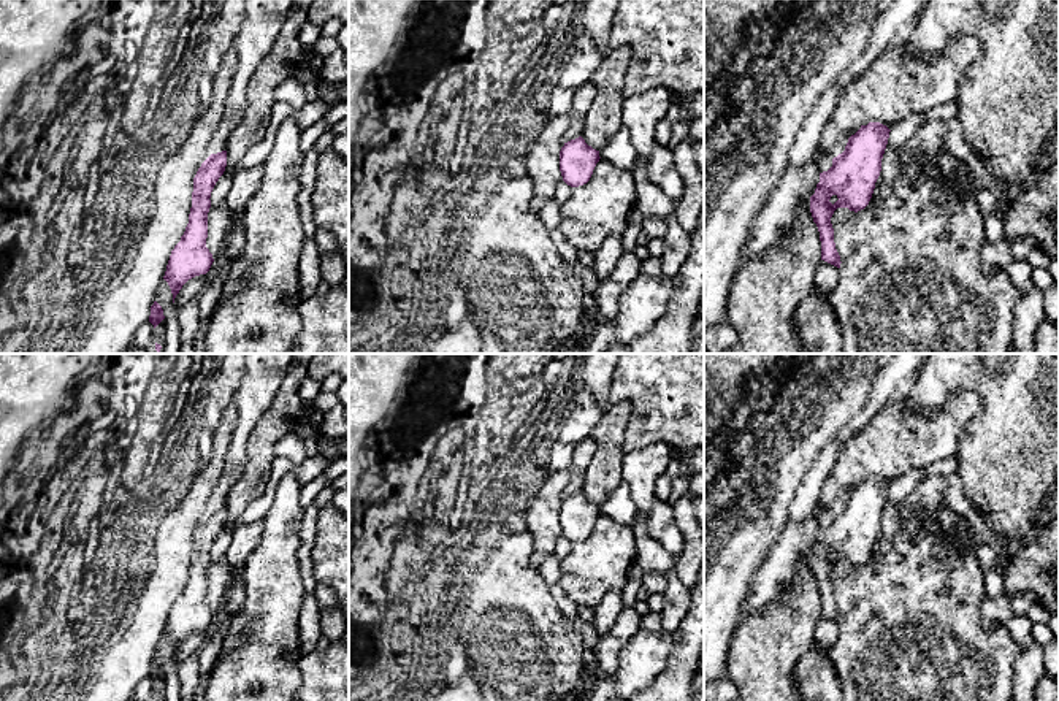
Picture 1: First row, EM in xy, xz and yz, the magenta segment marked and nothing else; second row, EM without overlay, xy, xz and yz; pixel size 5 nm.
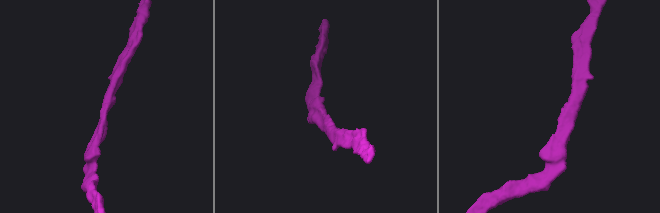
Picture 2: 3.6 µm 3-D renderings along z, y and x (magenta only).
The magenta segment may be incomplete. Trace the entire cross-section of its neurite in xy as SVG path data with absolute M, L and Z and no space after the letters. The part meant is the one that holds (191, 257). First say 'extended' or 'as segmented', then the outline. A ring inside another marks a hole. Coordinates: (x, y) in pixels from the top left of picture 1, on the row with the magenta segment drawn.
as segmented; M227 151L211 154L193 178L189 224L181 241L171 251L163 276L171 289L173 303L182 285L195 276L206 274L214 262L212 254L206 247L209 198L225 167Z

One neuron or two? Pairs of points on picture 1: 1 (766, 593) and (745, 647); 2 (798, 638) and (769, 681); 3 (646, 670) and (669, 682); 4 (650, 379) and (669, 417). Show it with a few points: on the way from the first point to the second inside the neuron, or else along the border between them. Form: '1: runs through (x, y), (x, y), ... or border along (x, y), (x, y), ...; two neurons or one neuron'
1: border along (787, 587), (758, 612), (742, 617); two neurons
2: runs through (787, 649), (769, 670); one neuron
3: border along (674, 643), (666, 666), (649, 684); two neurons
4: runs through (660, 389), (668, 397), (669, 408); one neuron

